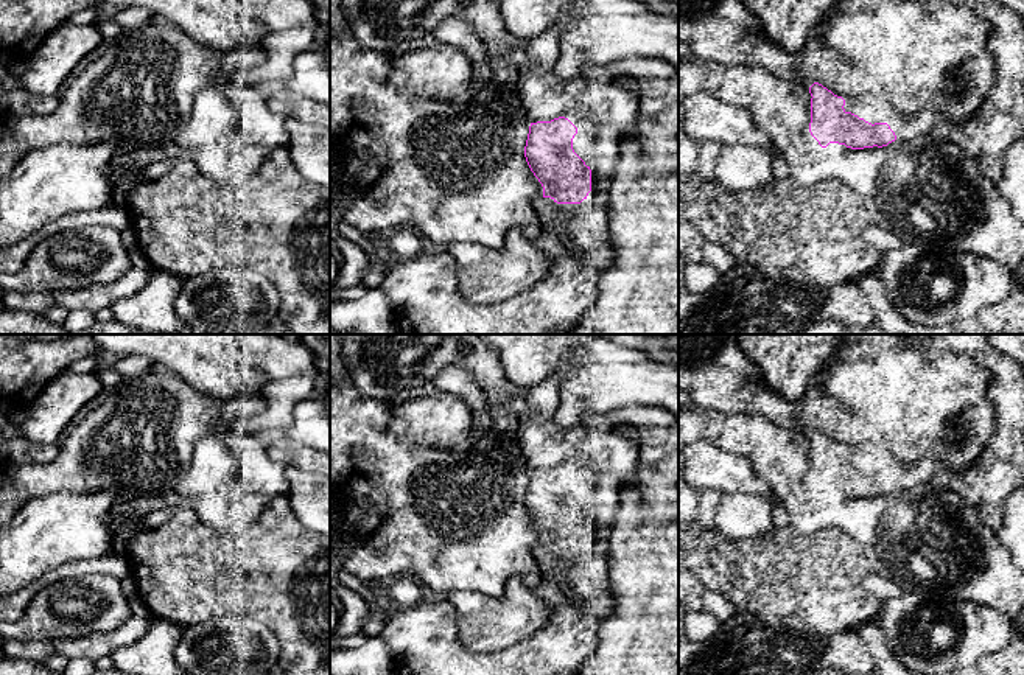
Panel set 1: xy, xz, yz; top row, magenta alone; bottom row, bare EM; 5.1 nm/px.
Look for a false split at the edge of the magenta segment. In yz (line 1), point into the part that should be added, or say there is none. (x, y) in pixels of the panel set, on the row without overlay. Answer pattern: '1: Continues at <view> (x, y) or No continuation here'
1: No continuation here

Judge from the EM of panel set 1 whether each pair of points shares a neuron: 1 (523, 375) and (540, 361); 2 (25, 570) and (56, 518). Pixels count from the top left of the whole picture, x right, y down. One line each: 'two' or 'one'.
1: one
2: one

